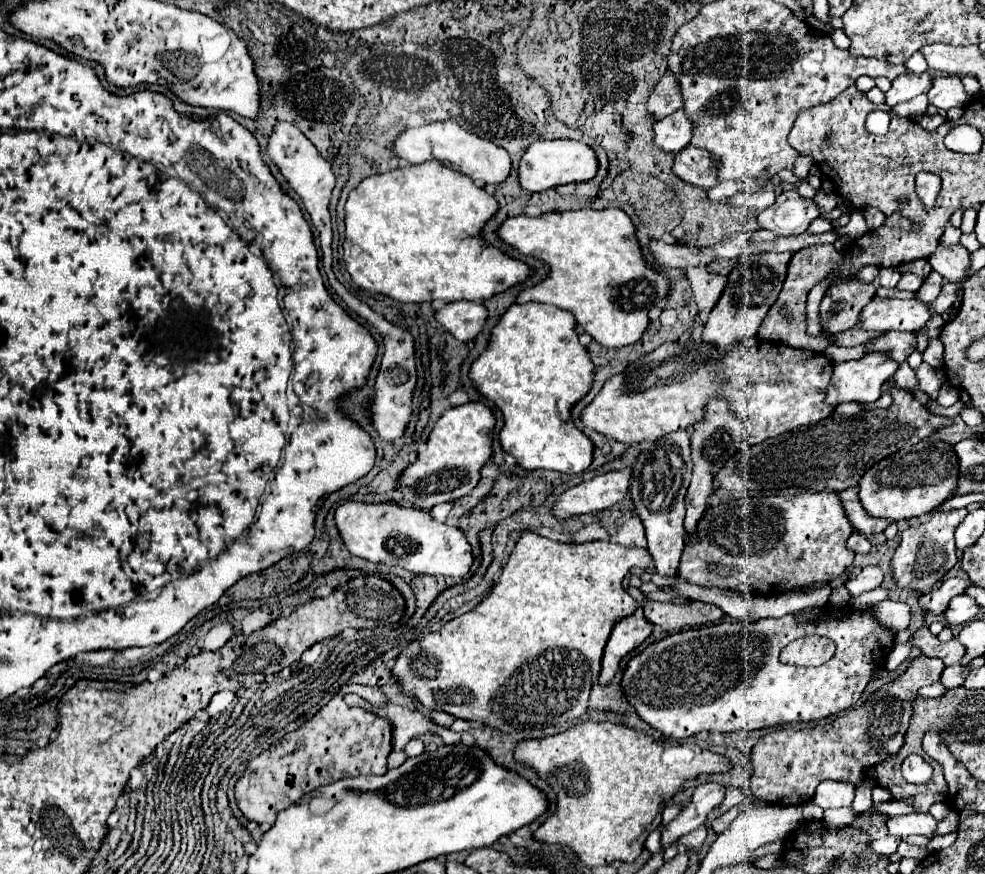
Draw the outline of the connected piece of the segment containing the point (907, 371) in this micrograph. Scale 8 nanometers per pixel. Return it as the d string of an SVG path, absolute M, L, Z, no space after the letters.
M907 362L902 363L894 374L894 381L898 388L908 390L908 387L916 387L918 380L914 370Z

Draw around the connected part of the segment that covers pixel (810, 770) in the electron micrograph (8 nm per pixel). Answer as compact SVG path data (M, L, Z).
M910 658L906 670L894 682L878 688L872 700L832 716L826 724L806 726L804 730L780 728L762 736L752 750L754 772L750 788L754 796L776 806L798 806L814 796L822 780L848 780L860 784L864 780L864 768L900 750L918 688L938 682L942 670L944 662L940 658Z

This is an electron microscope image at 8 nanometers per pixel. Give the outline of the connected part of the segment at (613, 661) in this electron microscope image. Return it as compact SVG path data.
M630 614L628 618L622 618L612 628L612 634L608 638L608 644L604 648L602 658L602 672L600 672L600 684L606 684L612 680L614 672L618 670L618 662L638 648L650 634L652 634L652 622L648 622L644 616Z

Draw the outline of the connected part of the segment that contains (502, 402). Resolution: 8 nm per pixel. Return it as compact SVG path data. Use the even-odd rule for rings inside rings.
M532 302L532 304L512 304L512 306L504 312L504 316L500 318L500 322L492 328L486 350L484 350L484 352L472 362L472 366L470 366L470 382L472 382L472 386L478 390L478 394L482 394L486 400L494 402L494 404L500 408L500 412L502 412L502 416L504 416L504 426L502 426L502 430L500 430L500 434L498 434L500 446L502 446L502 450L504 450L506 454L510 454L510 456L516 458L516 462L518 462L518 466L520 466L522 470L556 470L556 472L566 472L566 474L580 474L580 472L584 472L584 470L590 466L594 446L592 446L592 442L570 422L570 408L574 406L574 402L578 402L578 400L590 390L590 384L592 384L592 368L594 368L594 364L590 362L586 348L580 346L578 336L574 334L574 316L572 316L570 312L558 310L556 306L550 306L550 304L534 304L534 302Z

